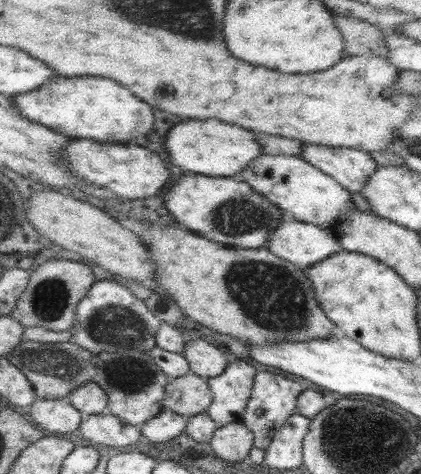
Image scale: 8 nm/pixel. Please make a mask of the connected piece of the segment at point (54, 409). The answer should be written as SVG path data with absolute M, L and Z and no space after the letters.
M38 399L28 408L35 424L50 434L75 432L82 425L83 412L69 399Z

